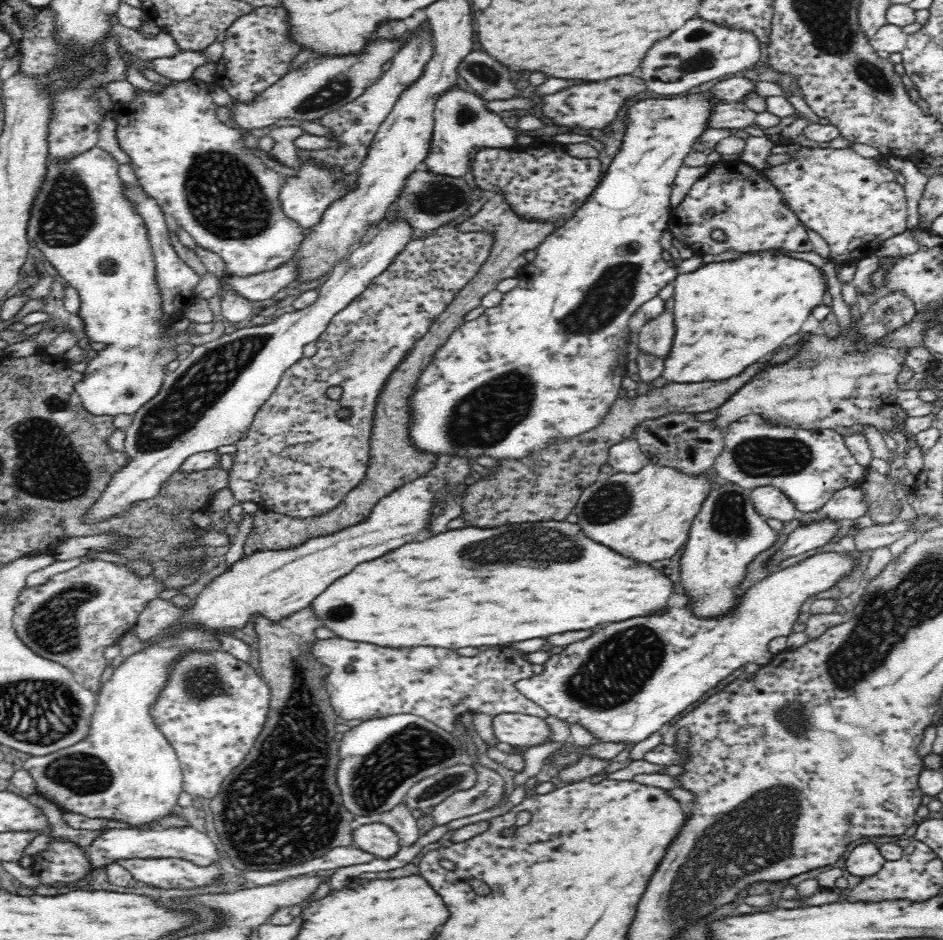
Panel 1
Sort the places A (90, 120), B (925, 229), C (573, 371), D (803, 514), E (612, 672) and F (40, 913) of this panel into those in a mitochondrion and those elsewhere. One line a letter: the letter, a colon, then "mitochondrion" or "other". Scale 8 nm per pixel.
A: other
B: other
C: other
D: other
E: mitochondrion
F: other

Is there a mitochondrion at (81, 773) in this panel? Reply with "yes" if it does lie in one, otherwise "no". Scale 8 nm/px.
yes

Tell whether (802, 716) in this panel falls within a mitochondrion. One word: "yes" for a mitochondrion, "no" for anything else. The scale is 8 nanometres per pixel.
yes

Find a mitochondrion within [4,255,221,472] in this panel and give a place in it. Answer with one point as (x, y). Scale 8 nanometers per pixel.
(157, 361)

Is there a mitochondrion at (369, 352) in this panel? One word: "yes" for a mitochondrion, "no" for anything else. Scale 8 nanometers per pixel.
yes

